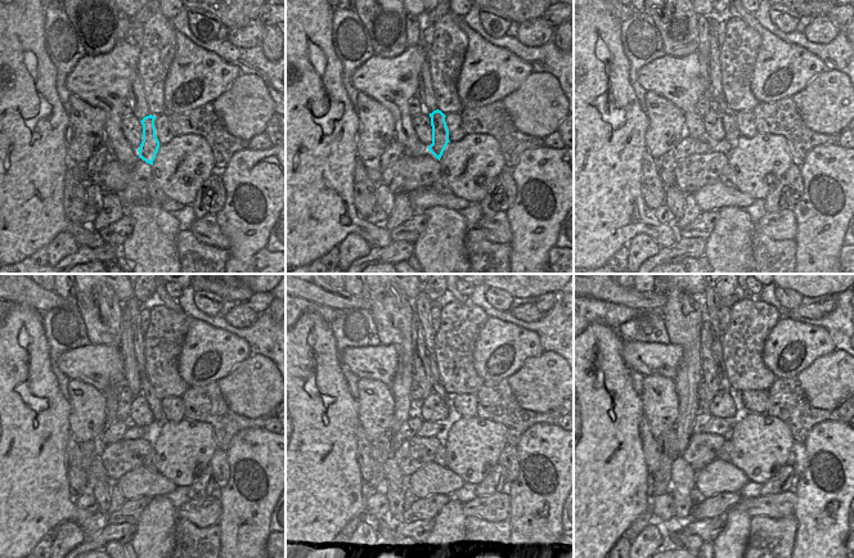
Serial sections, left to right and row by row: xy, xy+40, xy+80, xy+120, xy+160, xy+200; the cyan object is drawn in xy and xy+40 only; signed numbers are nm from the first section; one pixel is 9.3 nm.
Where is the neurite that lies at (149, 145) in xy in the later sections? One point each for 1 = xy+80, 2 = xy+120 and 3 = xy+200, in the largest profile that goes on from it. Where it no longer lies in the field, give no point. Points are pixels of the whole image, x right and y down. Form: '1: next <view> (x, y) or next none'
1: next xy+80 (728, 116)
2: next xy+120 (147, 391)
3: next xy+200 (717, 343)

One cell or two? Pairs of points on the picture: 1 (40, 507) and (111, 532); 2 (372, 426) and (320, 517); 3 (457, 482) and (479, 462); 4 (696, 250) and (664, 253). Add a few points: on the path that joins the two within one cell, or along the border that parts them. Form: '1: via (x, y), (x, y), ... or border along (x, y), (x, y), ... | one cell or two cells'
1: border along (106, 522), (98, 532), (88, 538) | two cells
2: border along (355, 400), (360, 423) | two cells
3: border along (446, 466), (463, 482) | two cells
4: via (688, 250), (672, 253) | one cell

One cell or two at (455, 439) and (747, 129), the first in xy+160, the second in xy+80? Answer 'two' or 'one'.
two

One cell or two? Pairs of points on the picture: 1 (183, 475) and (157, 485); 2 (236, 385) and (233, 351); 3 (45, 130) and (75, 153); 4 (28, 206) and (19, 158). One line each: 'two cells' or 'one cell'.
1: two cells
2: two cells
3: two cells
4: one cell

